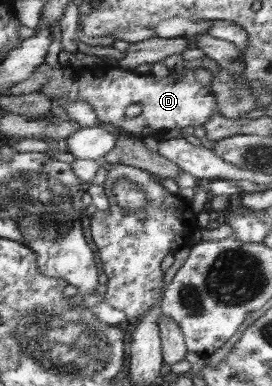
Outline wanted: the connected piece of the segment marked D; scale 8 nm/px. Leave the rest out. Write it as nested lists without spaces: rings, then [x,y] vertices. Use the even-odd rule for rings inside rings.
[[[43,61],[31,75],[45,74],[45,83],[38,92],[45,94],[51,101],[58,96],[61,107],[70,100],[87,102],[96,112],[101,124],[111,124],[115,128],[121,128],[126,135],[143,140],[145,137],[165,134],[174,128],[204,126],[213,113],[220,112],[218,99],[204,83],[197,82],[195,70],[183,68],[182,74],[176,68],[169,70],[167,77],[157,78],[152,73],[125,72],[120,66],[113,66],[113,62],[97,69],[75,68],[61,63],[53,68]],[[131,104],[141,104],[142,113],[132,118],[127,117],[125,110]]]

